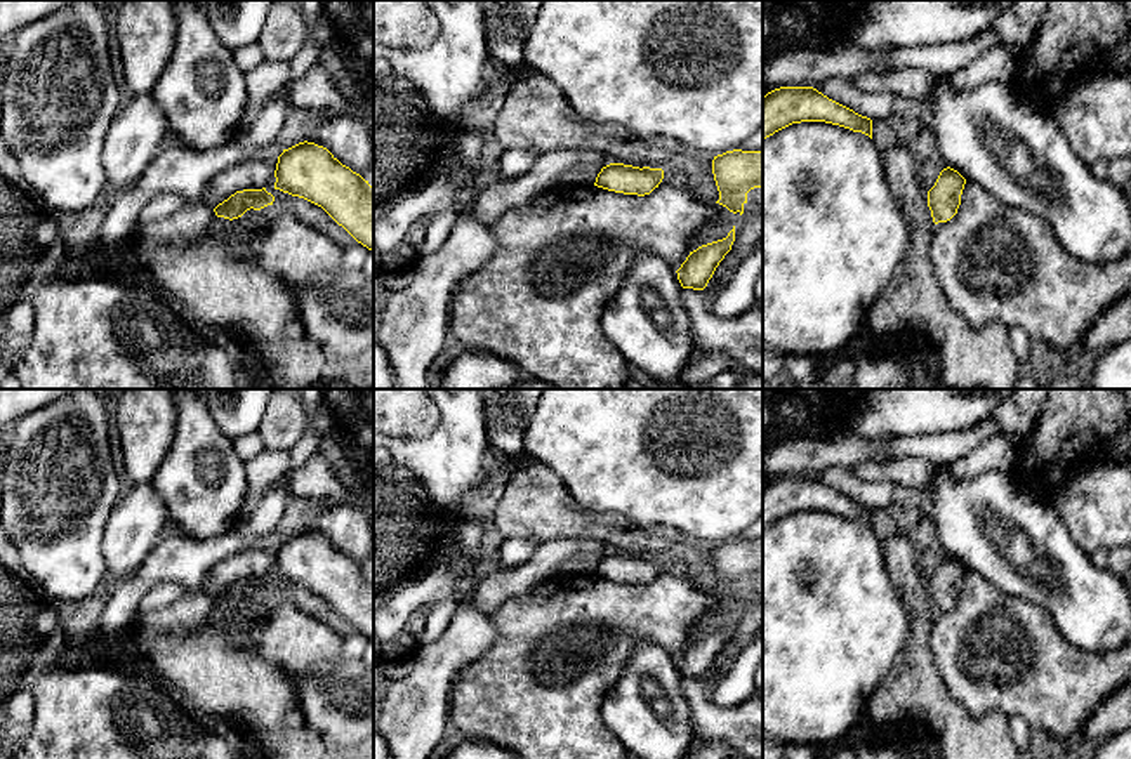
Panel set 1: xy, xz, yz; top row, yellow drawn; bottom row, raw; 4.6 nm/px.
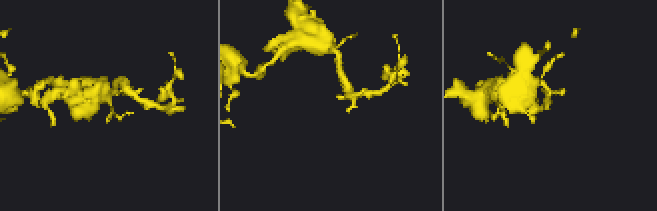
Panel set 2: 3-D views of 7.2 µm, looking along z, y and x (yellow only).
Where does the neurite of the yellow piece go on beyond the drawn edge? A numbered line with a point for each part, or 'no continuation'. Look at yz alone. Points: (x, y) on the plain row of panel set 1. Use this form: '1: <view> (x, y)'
no continuation

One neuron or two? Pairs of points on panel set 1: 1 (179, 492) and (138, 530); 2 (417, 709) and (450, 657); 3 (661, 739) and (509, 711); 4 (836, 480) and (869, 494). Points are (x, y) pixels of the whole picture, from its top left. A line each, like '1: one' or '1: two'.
1: two
2: one
3: two
4: one

